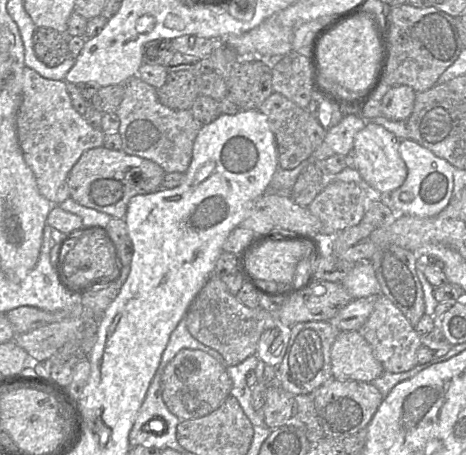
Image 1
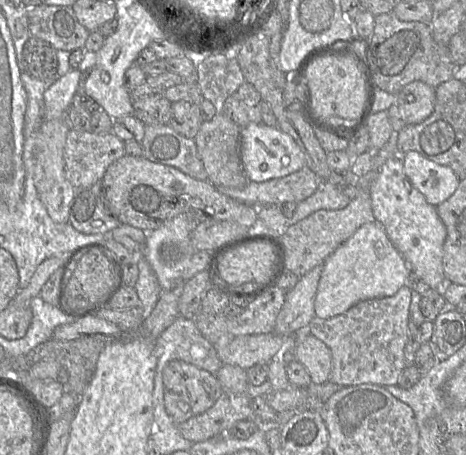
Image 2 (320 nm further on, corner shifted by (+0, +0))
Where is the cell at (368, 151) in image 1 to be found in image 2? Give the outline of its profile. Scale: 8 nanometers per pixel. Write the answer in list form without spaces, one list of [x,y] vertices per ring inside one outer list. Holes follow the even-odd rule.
[[[401,154],[389,157],[380,168],[371,185],[371,202],[376,222],[385,230],[410,270],[431,289],[442,290],[447,284],[443,270],[443,246],[447,229],[436,206],[428,203],[406,176]]]

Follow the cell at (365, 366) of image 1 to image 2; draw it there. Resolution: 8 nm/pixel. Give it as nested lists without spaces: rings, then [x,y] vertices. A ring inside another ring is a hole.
[[[306,332],[296,334],[295,360],[306,368],[313,384],[329,381],[332,354],[320,339]]]

